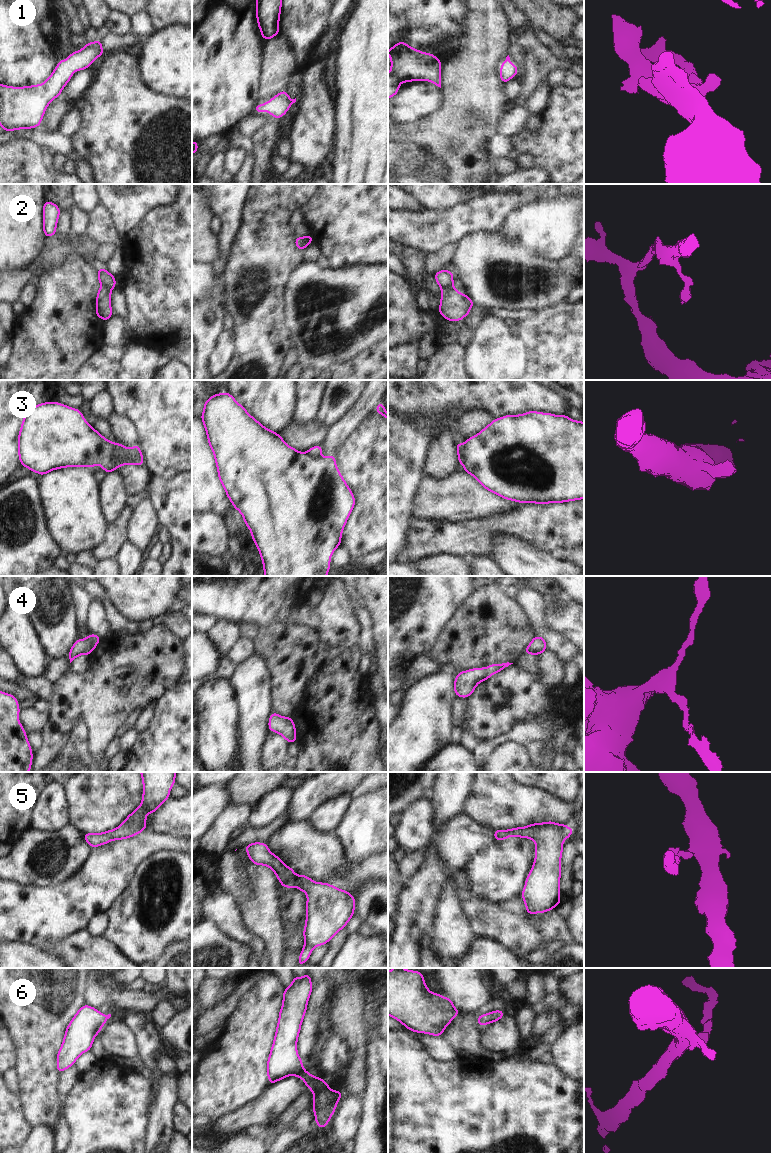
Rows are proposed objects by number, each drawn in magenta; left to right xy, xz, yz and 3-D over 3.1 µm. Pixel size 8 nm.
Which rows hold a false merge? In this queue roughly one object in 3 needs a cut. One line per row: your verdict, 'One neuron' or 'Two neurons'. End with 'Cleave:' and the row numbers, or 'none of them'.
1: One neuron
2: Two neurons
3: Two neurons
4: One neuron
5: One neuron
6: One neuron
Cleave: 2, 3.

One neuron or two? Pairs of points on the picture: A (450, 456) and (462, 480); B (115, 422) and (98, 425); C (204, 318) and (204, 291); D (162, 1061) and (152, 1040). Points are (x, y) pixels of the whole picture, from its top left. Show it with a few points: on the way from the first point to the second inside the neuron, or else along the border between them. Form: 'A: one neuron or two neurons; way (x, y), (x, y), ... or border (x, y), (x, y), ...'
A: two neurons; border (456, 472), (445, 478), (433, 478)
B: two neurons; border (106, 420), (117, 442)
C: two neurons; border (202, 301), (215, 301), (222, 307)
D: two neurons; border (160, 1052), (156, 1058), (156, 1065), (162, 1074)

